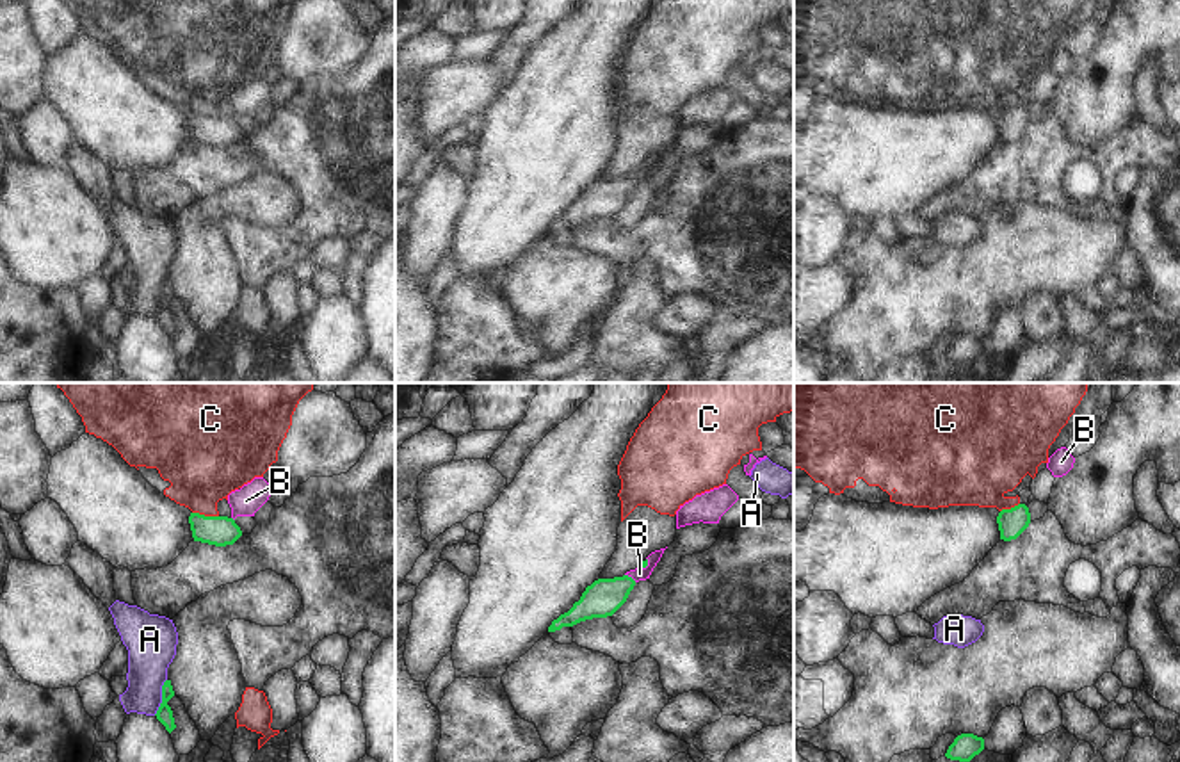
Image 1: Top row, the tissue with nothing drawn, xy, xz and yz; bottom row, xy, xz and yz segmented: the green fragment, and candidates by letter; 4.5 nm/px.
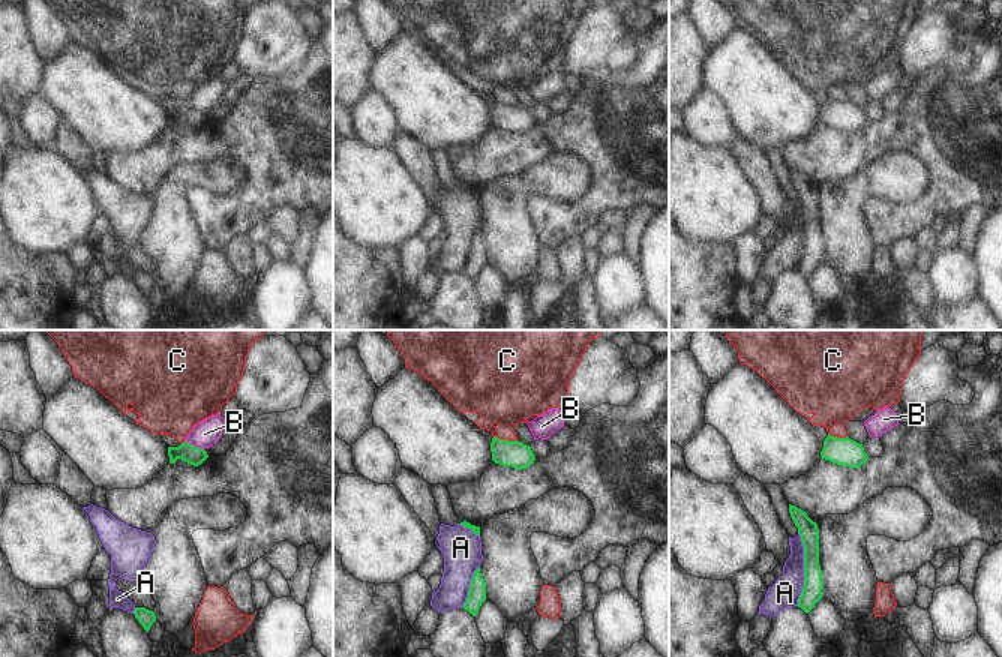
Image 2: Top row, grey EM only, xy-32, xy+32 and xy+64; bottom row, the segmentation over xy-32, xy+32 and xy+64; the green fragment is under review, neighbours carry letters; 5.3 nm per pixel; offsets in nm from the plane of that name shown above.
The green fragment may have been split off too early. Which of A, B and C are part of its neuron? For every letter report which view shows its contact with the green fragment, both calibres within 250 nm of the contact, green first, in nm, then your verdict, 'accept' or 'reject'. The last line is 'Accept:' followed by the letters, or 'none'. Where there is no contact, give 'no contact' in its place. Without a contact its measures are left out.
A: xy | 80/220 nm | reject
B: xz | 170/60 nm | reject
C: xy | 140/380 nm | reject
Accept: none

